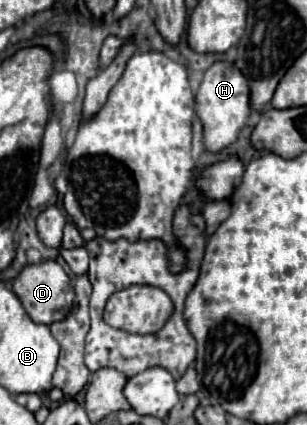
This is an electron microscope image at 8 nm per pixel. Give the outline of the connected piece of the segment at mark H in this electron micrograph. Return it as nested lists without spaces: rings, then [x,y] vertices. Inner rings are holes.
[[[219,61],[205,71],[205,77],[195,95],[195,113],[197,113],[197,121],[203,129],[201,143],[207,151],[217,153],[223,147],[229,147],[237,141],[239,129],[247,123],[247,119],[251,115],[251,107],[249,107],[247,79],[241,75],[241,71],[233,63]]]

